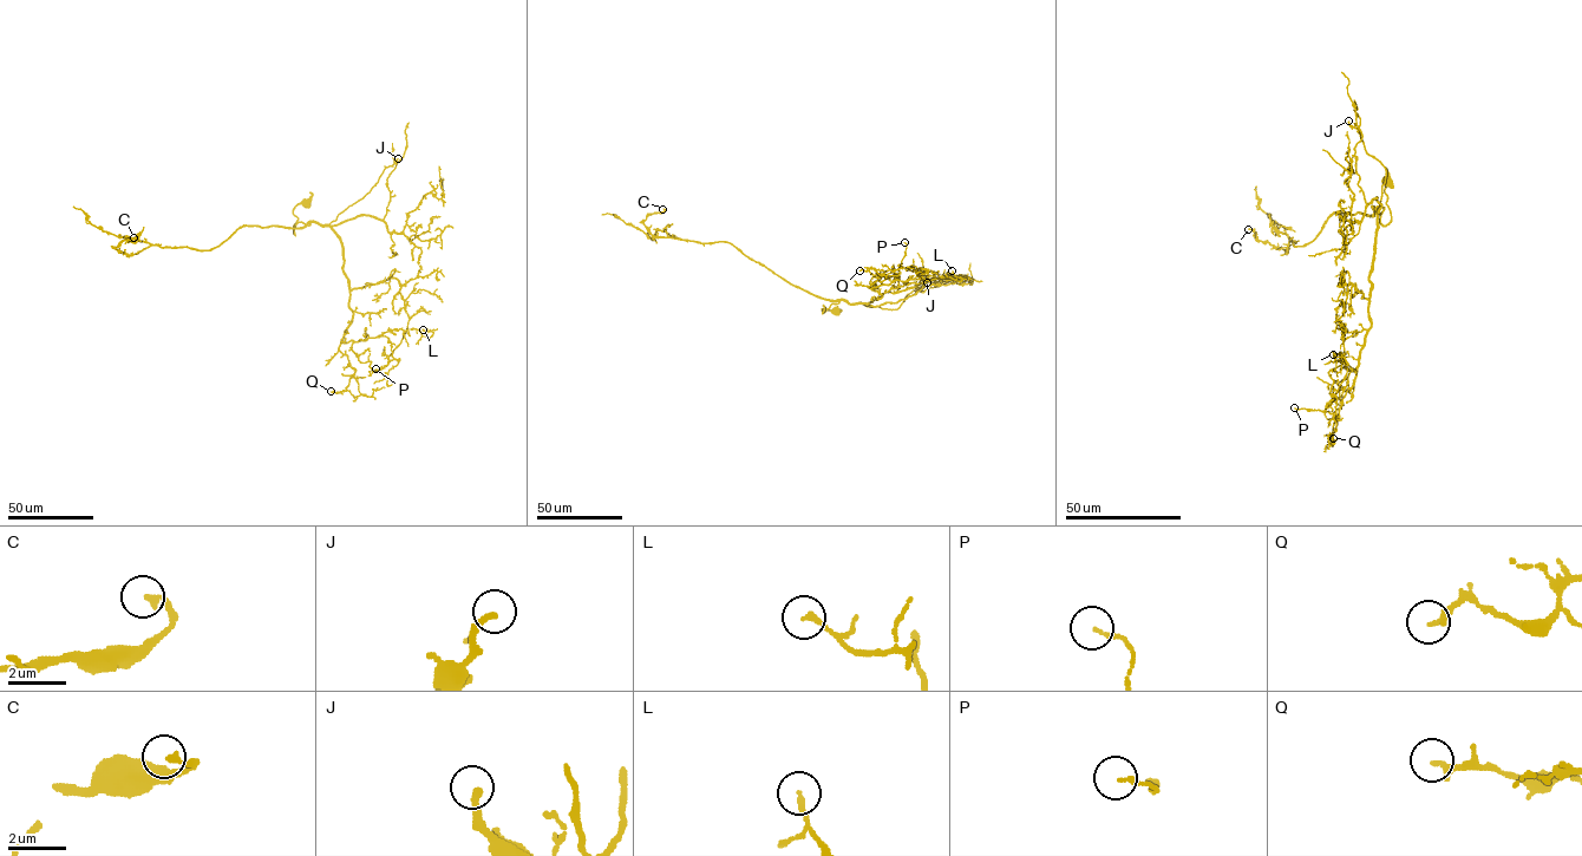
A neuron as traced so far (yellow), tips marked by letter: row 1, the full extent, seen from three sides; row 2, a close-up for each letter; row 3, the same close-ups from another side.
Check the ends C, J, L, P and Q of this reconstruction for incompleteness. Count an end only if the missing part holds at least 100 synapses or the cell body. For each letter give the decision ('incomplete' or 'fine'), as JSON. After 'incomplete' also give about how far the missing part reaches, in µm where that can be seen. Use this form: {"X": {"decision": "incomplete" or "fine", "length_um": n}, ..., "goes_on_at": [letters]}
{"C": {"decision": "fine"}, "J": {"decision": "incomplete", "length_um": 40}, "L": {"decision": "fine"}, "P": {"decision": "fine"}, "Q": {"decision": "fine"}, "goes_on_at": ["J"]}

